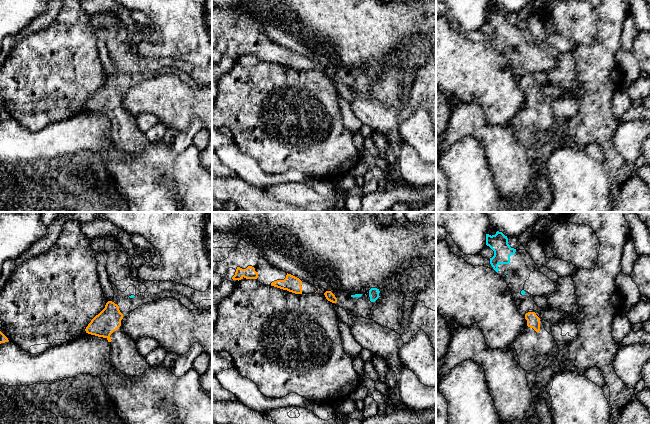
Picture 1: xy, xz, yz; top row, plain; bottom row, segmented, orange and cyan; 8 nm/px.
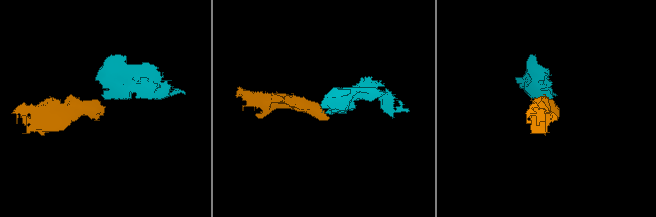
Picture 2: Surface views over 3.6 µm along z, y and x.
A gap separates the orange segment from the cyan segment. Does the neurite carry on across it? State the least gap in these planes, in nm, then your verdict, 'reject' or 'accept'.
120 nm | accept

